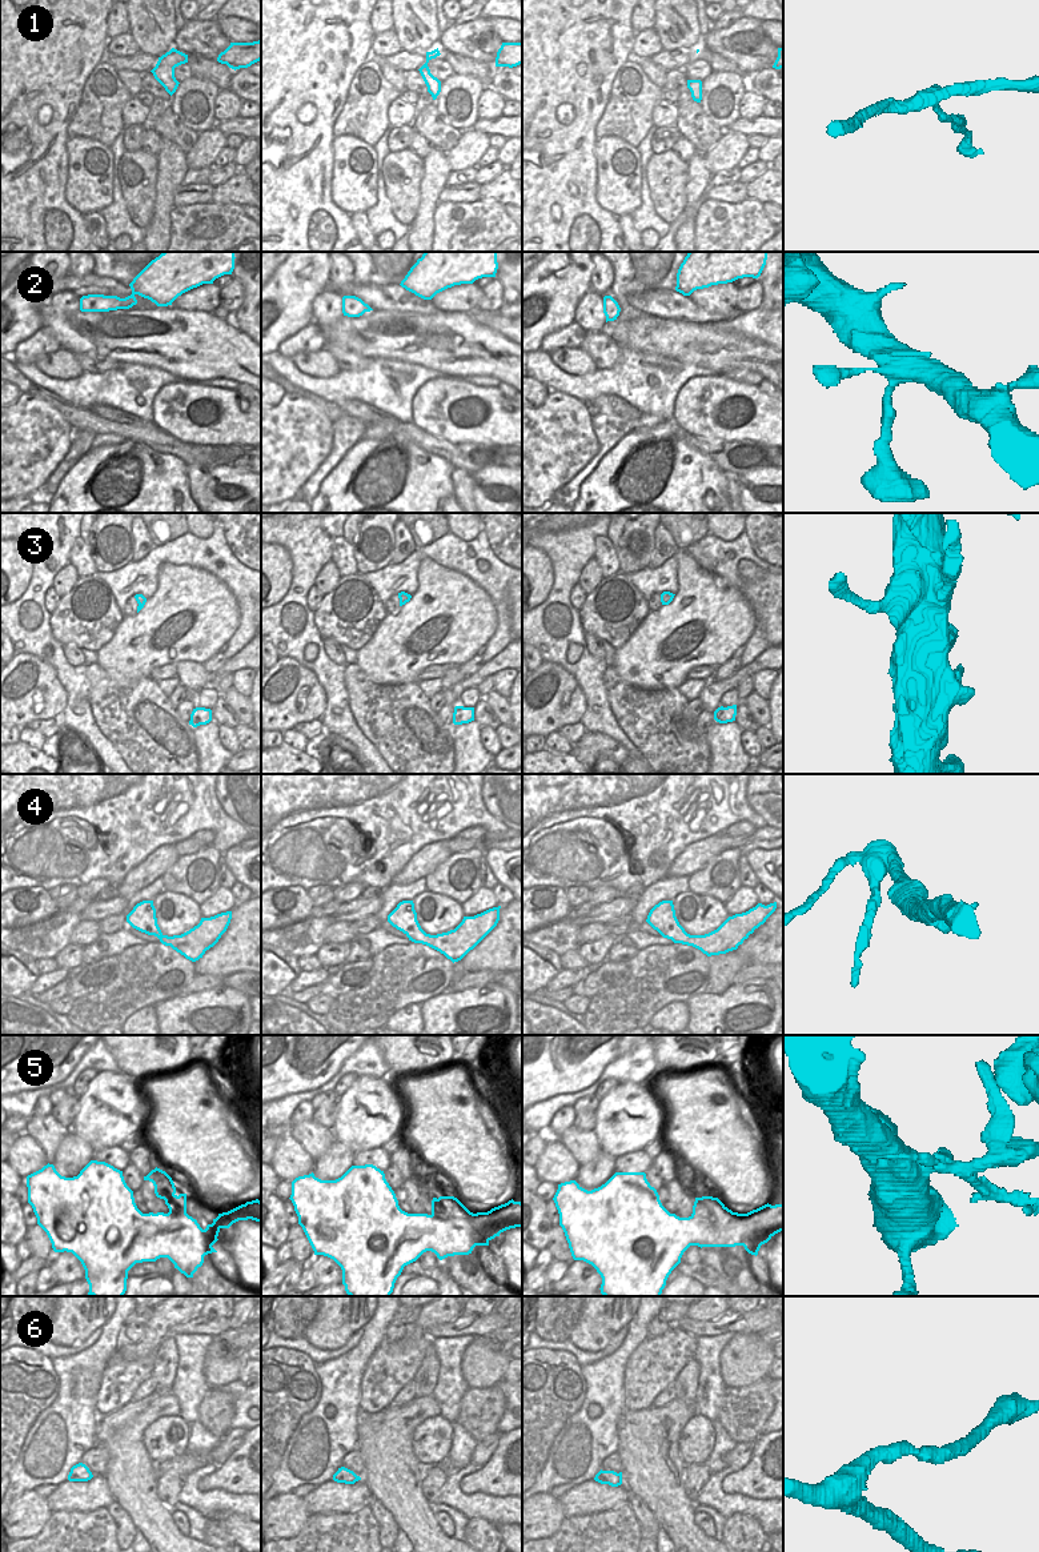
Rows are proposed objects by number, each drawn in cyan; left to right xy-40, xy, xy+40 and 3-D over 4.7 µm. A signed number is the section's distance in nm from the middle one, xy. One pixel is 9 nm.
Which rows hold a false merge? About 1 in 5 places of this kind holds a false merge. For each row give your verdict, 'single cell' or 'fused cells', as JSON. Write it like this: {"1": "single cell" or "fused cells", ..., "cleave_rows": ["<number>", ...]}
{"1": "single cell", "2": "single cell", "3": "single cell", "4": "single cell", "5": "fused cells", "6": "single cell", "cleave_rows": ["5"]}

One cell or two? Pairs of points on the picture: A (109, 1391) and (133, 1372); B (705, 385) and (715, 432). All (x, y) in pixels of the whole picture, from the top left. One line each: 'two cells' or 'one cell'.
A: one cell
B: one cell

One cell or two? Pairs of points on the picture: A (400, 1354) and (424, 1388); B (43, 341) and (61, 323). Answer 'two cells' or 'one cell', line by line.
A: two cells
B: two cells

